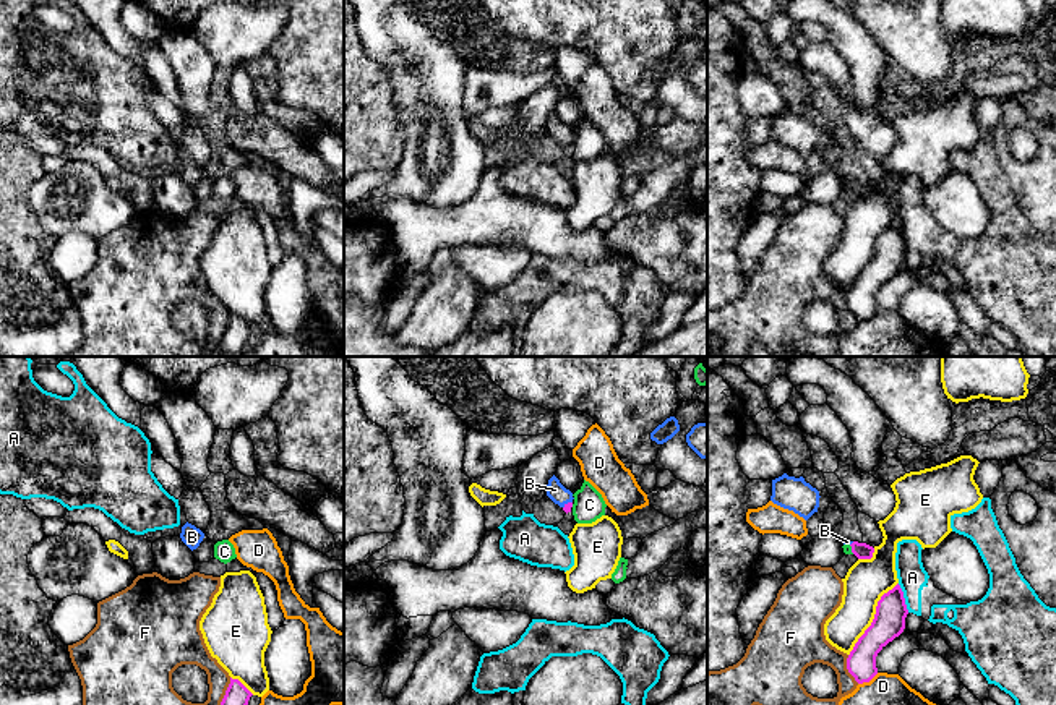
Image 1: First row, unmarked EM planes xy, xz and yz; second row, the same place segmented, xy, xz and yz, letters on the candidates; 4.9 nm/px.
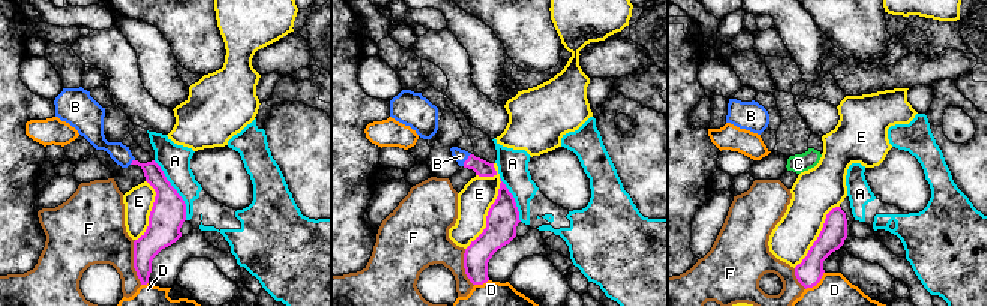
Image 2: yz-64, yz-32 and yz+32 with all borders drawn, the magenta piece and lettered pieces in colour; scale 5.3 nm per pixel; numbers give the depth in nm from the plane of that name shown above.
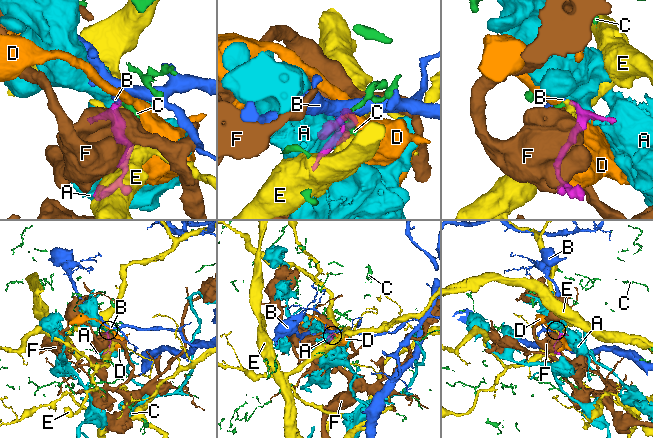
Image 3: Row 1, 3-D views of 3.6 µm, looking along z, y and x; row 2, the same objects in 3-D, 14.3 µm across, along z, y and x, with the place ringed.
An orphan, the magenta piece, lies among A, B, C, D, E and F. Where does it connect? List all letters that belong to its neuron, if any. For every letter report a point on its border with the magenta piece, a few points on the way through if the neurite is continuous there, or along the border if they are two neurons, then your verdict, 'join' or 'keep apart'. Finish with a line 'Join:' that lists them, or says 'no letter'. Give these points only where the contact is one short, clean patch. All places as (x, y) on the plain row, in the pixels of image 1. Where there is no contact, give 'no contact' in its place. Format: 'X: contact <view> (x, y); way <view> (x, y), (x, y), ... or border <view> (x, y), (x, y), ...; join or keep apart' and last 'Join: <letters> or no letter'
A: contact yz (904, 235); keep apart
B: contact xz (566, 141); way xz (568, 143), (566, 141), (555, 127); join
C: contact yz (852, 187); border yz (849, 182), (854, 190); keep apart
D: contact yz (868, 318); keep apart
E: contact yz (875, 255); keep apart
F: contact xy (226, 329); keep apart
Join: B

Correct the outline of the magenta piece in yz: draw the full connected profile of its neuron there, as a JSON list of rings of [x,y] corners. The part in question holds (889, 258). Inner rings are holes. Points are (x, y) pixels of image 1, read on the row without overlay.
[[[897,220],[881,233],[871,263],[858,276],[847,295],[847,306],[858,321],[869,319],[878,311],[876,293],[904,269],[907,251],[904,229]]]

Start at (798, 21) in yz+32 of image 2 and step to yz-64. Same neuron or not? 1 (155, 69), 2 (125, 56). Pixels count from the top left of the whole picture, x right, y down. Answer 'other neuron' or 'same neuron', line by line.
1: same neuron
2: other neuron

